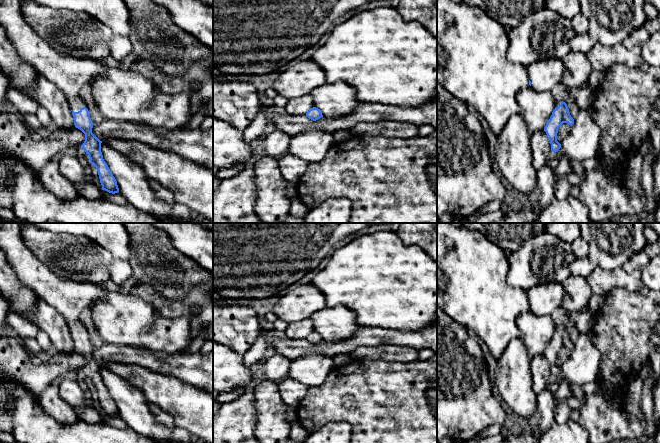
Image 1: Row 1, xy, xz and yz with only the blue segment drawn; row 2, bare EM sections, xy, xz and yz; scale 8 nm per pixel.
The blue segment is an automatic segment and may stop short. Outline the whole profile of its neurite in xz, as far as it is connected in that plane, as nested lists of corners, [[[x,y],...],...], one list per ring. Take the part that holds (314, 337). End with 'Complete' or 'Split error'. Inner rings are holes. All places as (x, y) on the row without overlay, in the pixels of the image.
[[[313,331],[311,332],[307,337],[306,337],[306,340],[313,344],[313,345],[316,345],[318,343],[320,343],[321,341],[323,341],[322,339],[322,336],[320,333],[316,332],[316,331]]]. Complete

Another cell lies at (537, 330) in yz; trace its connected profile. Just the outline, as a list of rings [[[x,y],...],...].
[[[529,309],[518,316],[517,324],[531,361],[543,355],[556,332],[551,315],[536,315]]]

